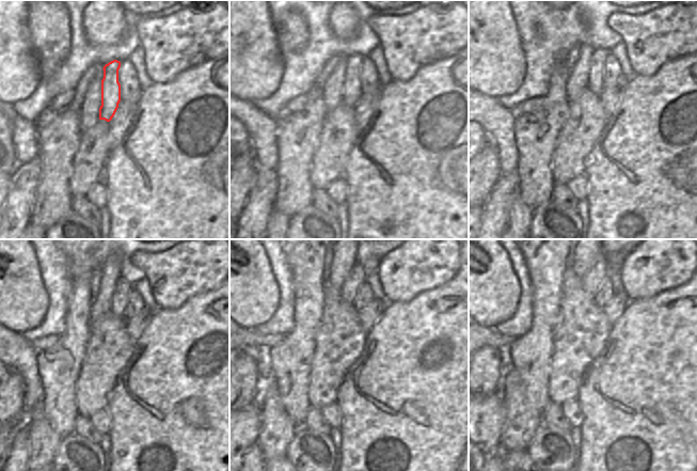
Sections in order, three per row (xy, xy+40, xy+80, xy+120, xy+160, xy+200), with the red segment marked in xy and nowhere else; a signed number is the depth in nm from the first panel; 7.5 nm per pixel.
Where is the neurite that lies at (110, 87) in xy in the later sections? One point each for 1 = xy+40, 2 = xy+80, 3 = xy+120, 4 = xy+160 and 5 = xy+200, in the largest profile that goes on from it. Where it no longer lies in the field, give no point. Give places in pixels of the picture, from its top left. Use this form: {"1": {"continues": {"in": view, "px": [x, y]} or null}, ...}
{"1": {"continues": {"in": "xy+40", "px": [351, 89]}}, "2": {"continues": {"in": "xy+80", "px": [598, 58]}}, "3": {"continues": {"in": "xy+120", "px": [121, 296]}}, "4": {"continues": {"in": "xy+160", "px": [364, 295]}}, "5": {"continues": {"in": "xy+200", "px": [605, 292]}}}

